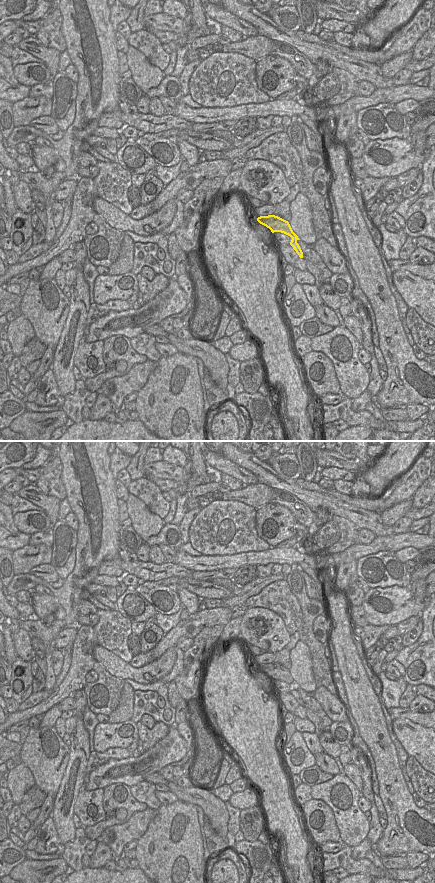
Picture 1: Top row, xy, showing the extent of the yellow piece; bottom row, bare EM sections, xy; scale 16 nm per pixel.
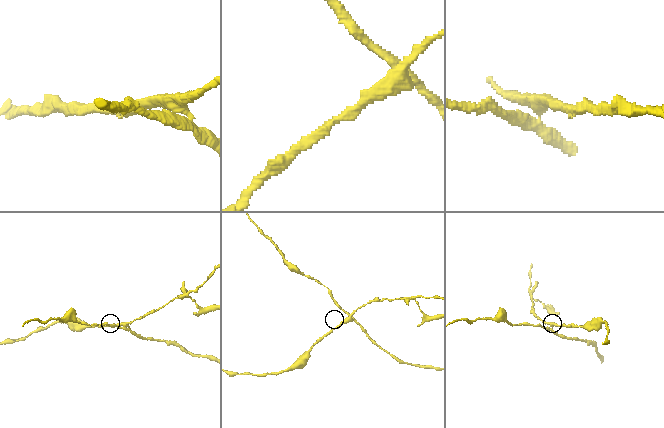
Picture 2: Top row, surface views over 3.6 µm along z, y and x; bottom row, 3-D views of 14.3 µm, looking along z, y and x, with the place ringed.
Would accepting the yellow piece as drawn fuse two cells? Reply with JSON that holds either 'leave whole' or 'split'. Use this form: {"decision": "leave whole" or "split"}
{"decision": "split"}

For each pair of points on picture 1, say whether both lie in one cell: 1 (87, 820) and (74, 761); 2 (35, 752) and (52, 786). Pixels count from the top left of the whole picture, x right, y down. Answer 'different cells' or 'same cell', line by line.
1: different cells
2: same cell

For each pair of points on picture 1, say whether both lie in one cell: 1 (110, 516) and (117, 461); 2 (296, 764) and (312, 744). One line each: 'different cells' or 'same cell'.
1: different cells
2: different cells

